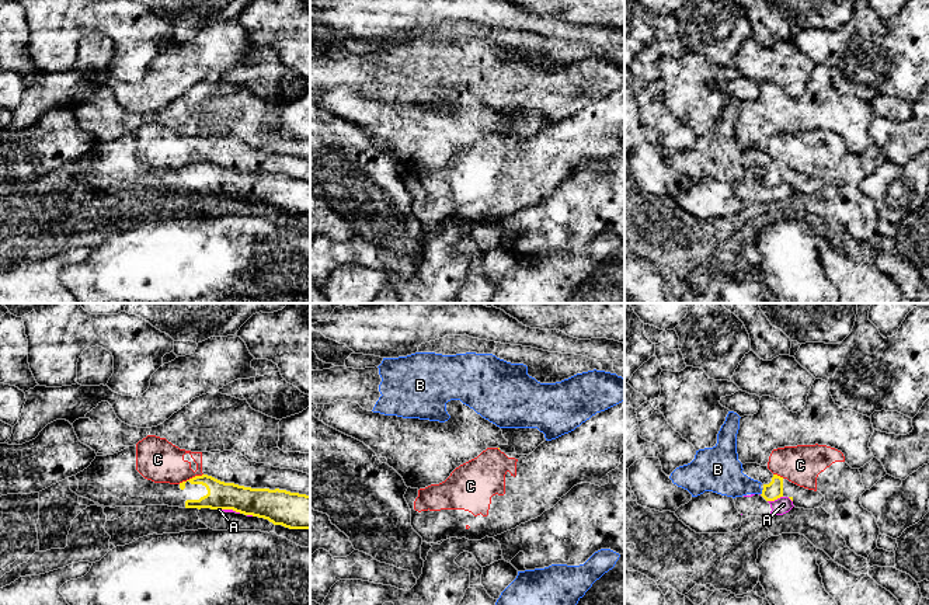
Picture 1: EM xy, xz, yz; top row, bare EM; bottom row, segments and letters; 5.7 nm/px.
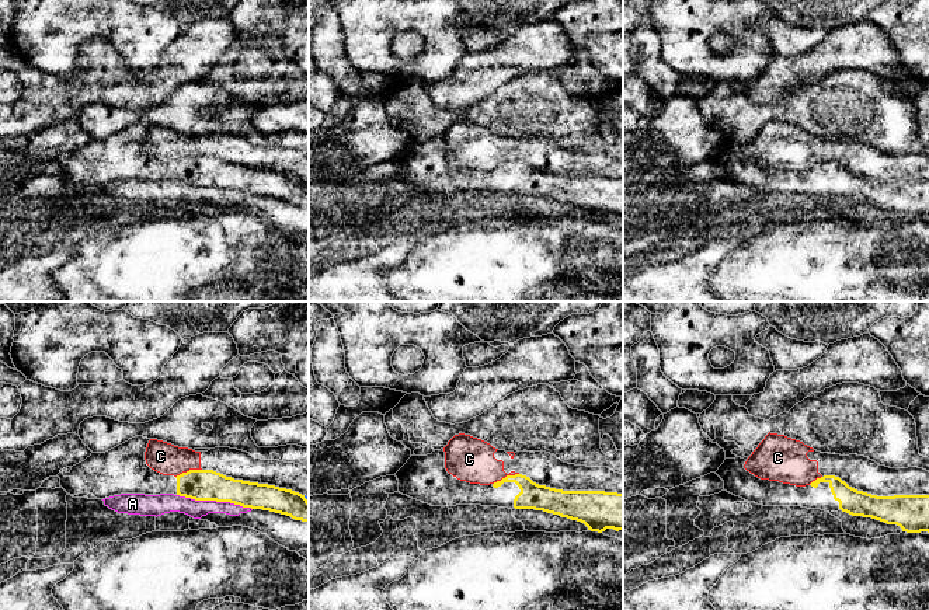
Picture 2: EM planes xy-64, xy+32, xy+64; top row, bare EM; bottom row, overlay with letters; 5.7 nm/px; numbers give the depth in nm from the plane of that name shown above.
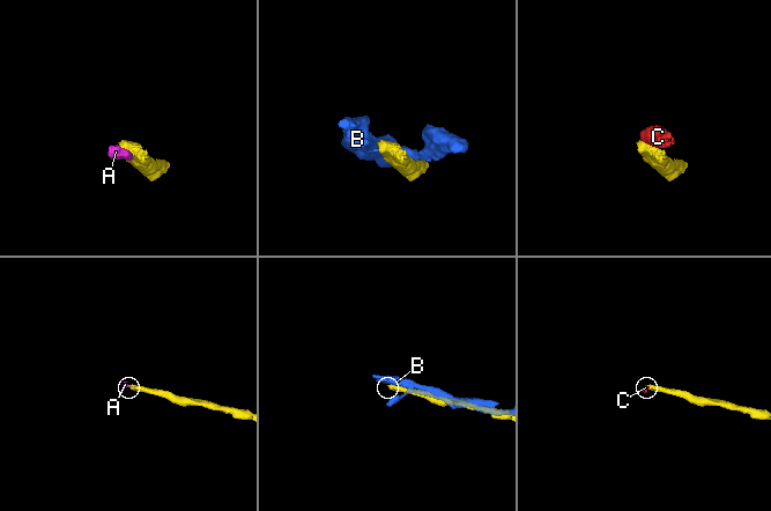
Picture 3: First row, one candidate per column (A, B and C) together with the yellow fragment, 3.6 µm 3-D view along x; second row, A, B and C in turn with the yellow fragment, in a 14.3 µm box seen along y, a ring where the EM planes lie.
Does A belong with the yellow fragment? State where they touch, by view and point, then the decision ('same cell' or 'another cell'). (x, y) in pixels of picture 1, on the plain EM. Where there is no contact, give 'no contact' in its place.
contact yz (775, 184); another cell

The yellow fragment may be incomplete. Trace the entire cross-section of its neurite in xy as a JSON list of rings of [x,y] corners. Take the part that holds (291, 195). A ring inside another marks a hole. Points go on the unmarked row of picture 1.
[[[136,131],[114,140],[95,142],[76,164],[76,180],[104,192],[233,195],[289,215],[310,215],[310,181],[244,173],[208,160],[180,170],[154,168],[136,156]]]

